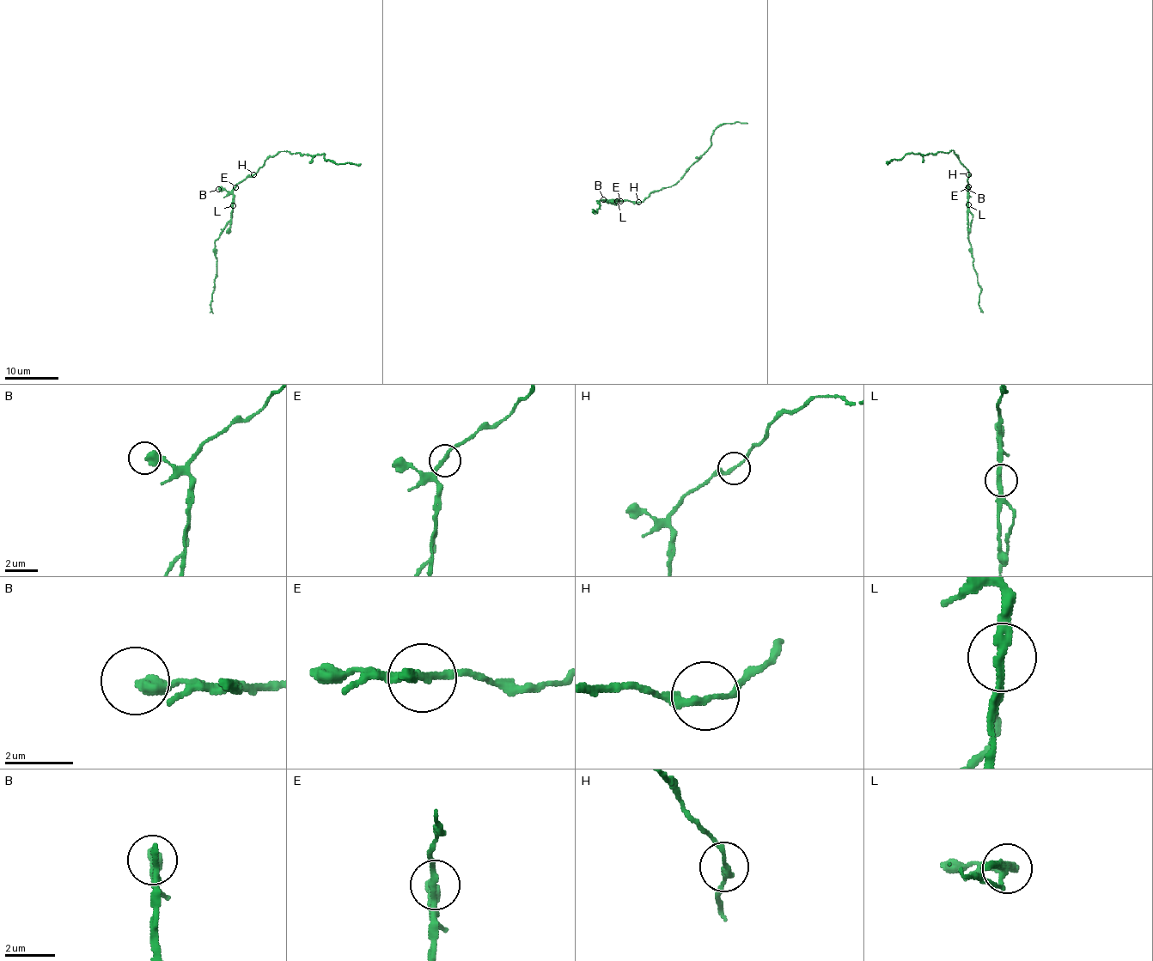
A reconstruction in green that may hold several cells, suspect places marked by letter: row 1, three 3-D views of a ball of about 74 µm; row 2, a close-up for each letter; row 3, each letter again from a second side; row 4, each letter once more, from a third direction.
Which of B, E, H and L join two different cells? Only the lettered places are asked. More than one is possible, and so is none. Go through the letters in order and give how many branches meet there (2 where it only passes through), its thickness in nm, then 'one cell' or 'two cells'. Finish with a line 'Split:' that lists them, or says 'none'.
B: branches 1; calibre 480 nm; one cell
E: branches 2; calibre 200 nm; one cell
H: branches 2; calibre 190 nm; one cell
L: branches 2; calibre 240 nm; two cells
Split: L

